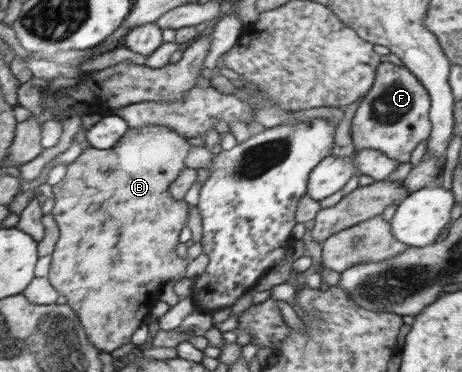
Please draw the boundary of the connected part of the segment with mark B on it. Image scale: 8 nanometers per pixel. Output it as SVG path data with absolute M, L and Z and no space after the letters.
M148 124L148 126L142 128L129 127L128 134L124 135L124 138L114 148L104 150L92 146L86 148L80 157L76 159L76 162L67 166L67 173L64 178L52 186L55 198L55 206L52 213L54 214L54 218L56 218L56 222L59 224L61 237L52 254L53 261L49 280L56 290L59 291L59 294L66 297L67 304L81 318L82 325L84 325L86 332L89 334L90 341L101 352L110 354L113 350L118 350L121 346L130 344L132 342L132 336L140 328L142 318L146 316L148 308L156 302L156 296L154 294L160 292L162 282L166 282L170 278L174 278L174 281L177 282L185 277L187 261L176 256L174 246L176 246L176 240L178 240L178 232L182 230L182 226L186 222L188 206L186 206L186 203L182 199L176 200L171 197L169 195L169 187L173 184L174 179L181 174L182 170L185 170L184 157L190 151L190 147L192 145L188 143L188 138L178 132L174 132L173 129L166 128L166 126L154 126L154 124L150 126Z

